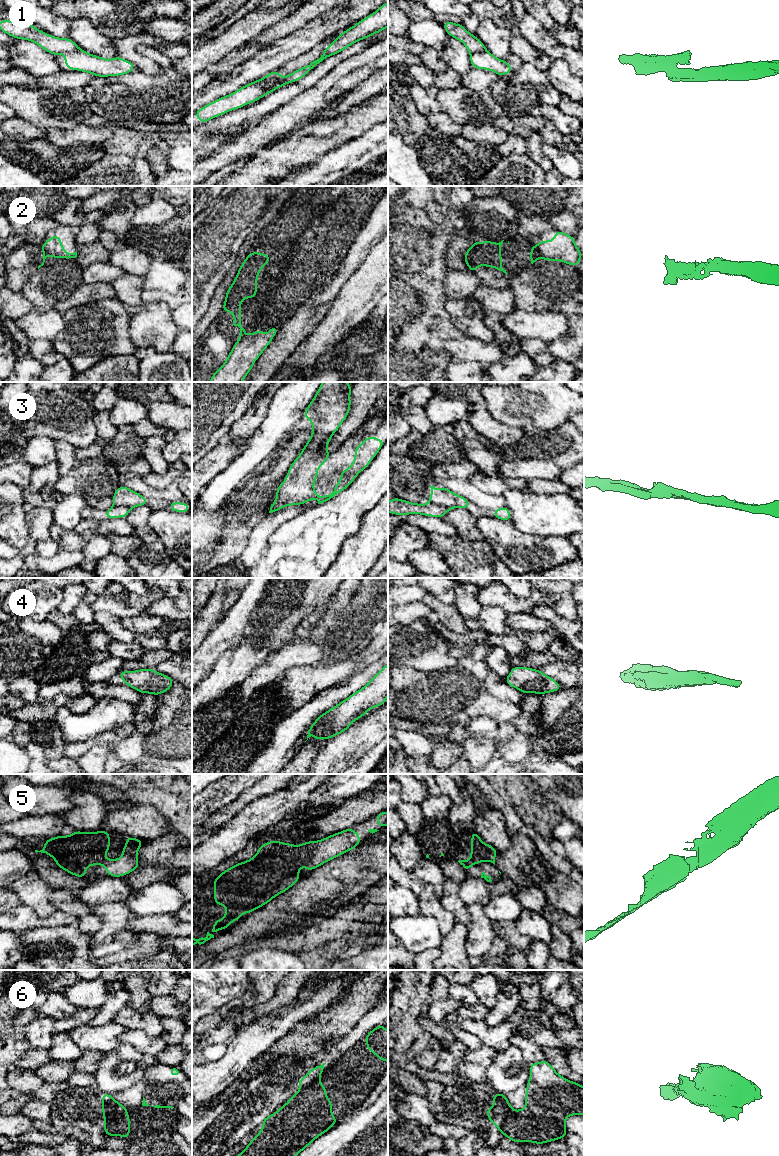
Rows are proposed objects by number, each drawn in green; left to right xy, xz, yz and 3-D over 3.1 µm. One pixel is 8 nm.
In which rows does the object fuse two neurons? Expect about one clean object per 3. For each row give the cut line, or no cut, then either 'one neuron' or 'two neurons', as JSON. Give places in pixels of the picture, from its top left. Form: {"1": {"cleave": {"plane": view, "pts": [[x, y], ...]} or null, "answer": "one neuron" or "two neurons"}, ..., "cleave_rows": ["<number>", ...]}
{"1": {"cleave": {"plane": "xz", "pts": [[280, 77], [265, 93]]}, "answer": "two neurons"}, "2": {"cleave": {"plane": "yz", "pts": [[536, 247], [541, 256]]}, "answer": "two neurons"}, "3": {"cleave": {"plane": "xz", "pts": [[332, 433], [315, 447], [306, 445]]}, "answer": "two neurons"}, "4": {"cleave": null, "answer": "one neuron"}, "5": {"cleave": null, "answer": "one neuron"}, "6": {"cleave": null, "answer": "one neuron"}, "cleave_rows": ["1", "2", "3"]}

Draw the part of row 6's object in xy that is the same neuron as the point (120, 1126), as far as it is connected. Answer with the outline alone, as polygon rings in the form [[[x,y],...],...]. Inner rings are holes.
[[[102,1092],[102,1113],[104,1117],[104,1133],[110,1136],[121,1136],[129,1139],[130,1137],[130,1116],[126,1113],[129,1108],[117,1102],[112,1094]]]

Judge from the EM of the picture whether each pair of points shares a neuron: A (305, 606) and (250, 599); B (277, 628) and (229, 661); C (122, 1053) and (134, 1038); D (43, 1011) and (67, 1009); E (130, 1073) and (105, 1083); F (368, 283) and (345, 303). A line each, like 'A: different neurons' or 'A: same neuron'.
A: different neurons
B: different neurons
C: different neurons
D: same neuron
E: same neuron
F: same neuron

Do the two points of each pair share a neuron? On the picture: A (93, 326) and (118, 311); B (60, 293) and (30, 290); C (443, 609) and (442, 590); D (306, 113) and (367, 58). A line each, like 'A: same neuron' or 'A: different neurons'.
A: same neuron
B: same neuron
C: different neurons
D: same neuron

